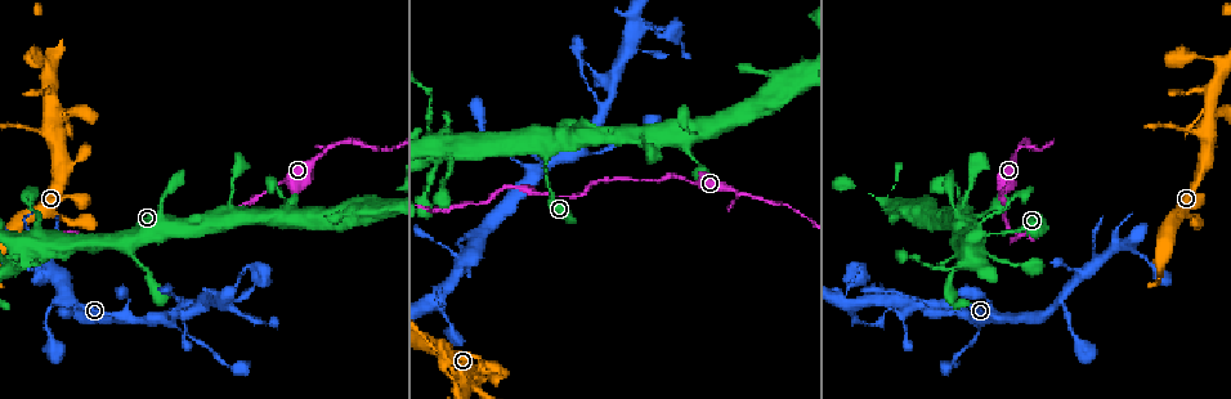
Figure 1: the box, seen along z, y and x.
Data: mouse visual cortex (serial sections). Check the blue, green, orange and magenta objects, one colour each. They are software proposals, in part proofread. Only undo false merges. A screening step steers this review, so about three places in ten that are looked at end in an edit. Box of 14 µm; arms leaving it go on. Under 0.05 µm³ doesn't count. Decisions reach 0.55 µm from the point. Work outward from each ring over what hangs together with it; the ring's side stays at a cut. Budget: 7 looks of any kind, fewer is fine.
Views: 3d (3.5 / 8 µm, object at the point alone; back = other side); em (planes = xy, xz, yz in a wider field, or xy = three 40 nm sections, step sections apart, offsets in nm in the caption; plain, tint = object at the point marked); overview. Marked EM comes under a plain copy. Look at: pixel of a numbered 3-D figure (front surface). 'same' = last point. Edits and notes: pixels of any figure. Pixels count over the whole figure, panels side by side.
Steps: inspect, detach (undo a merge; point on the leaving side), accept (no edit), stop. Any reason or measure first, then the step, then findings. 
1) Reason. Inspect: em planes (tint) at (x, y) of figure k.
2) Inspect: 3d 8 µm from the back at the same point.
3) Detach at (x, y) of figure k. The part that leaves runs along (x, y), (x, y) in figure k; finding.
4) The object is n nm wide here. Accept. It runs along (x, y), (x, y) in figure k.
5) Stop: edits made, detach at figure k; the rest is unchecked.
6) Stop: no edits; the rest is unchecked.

Thick turns thin. Inspect: 3d 3.5 µm at (458, 375) of figure 1.

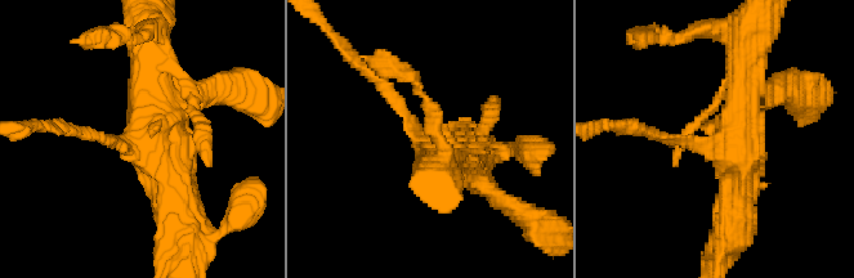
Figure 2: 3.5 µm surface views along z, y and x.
3 arms meet here; the arms are 150, 400, 500 nm wide. Inspect: em xy step 2 (tint) at (425, 143) of figure 2.

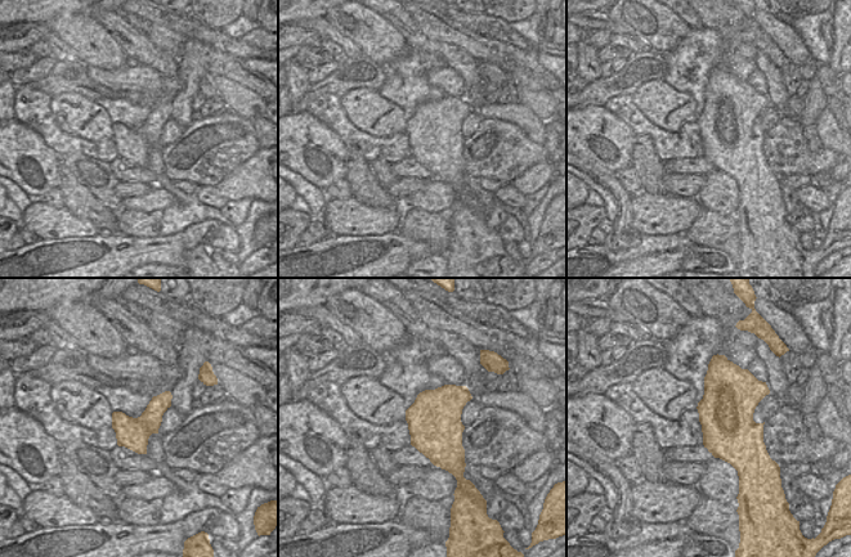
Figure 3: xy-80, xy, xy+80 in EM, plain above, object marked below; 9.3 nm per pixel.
Detach at (90, 135) of figure 2. The part that leaves runs along (115, 142), (63, 126), (32, 126) in figure 2; a second cell is stuck on.

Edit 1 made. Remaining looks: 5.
Inspect: 3d 3.5 µm at (129, 310) of figure 1.

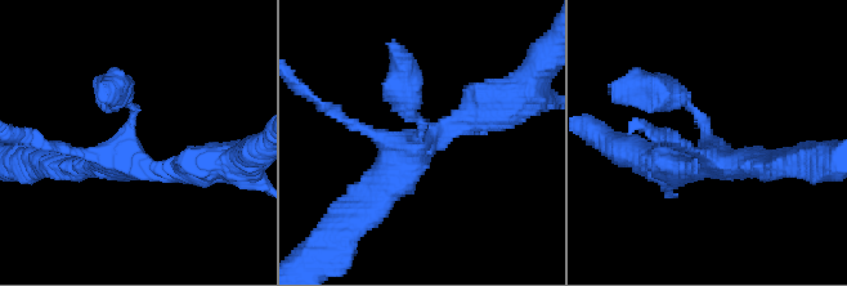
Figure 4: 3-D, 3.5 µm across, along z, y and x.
4 arms meet here; the arms are 150, 250, 300, 400 nm wide; need the tissue. Inspect: em xy step 3 (tint) at (420, 141) of figure 4.

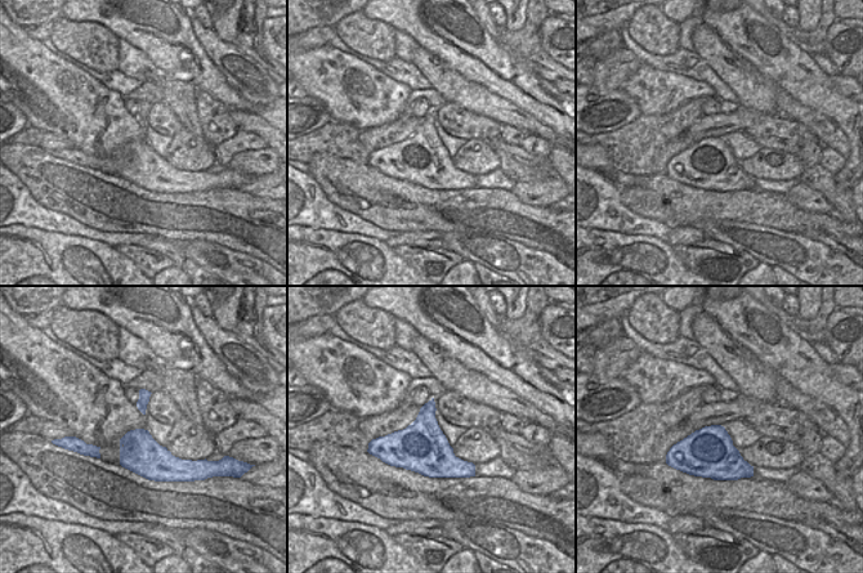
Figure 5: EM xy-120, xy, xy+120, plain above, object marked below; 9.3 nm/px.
Accept. It runs along (62, 148), (126, 156), (134, 108), (113, 88) in figure 4; one cell here.

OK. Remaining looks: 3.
Thin neck. Inspect: 3d 8 µm at (429, 129) of figure 1.

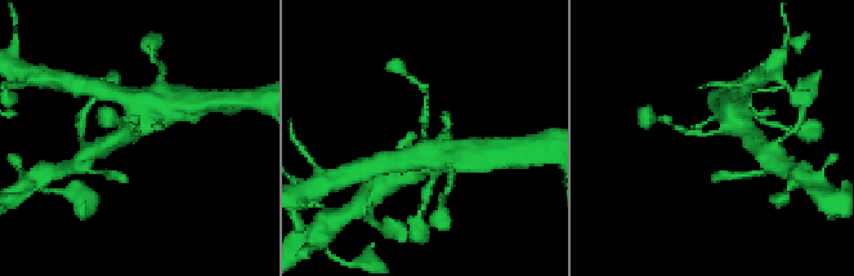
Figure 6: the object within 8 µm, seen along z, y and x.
Inspect: em xy step 3 (tint) at (135, 135) of figure 6.

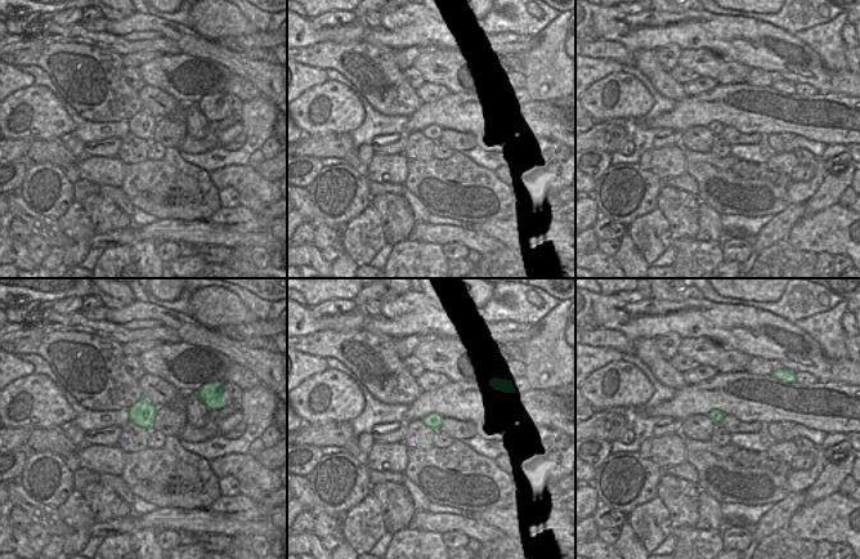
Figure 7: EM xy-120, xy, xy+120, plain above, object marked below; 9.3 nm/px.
Accept. It runs along (441, 155), (425, 147), (426, 96) in figure 6; one cell here.

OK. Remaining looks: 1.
Stop: edits made, detach at figure 2; the rest is unchecked.

